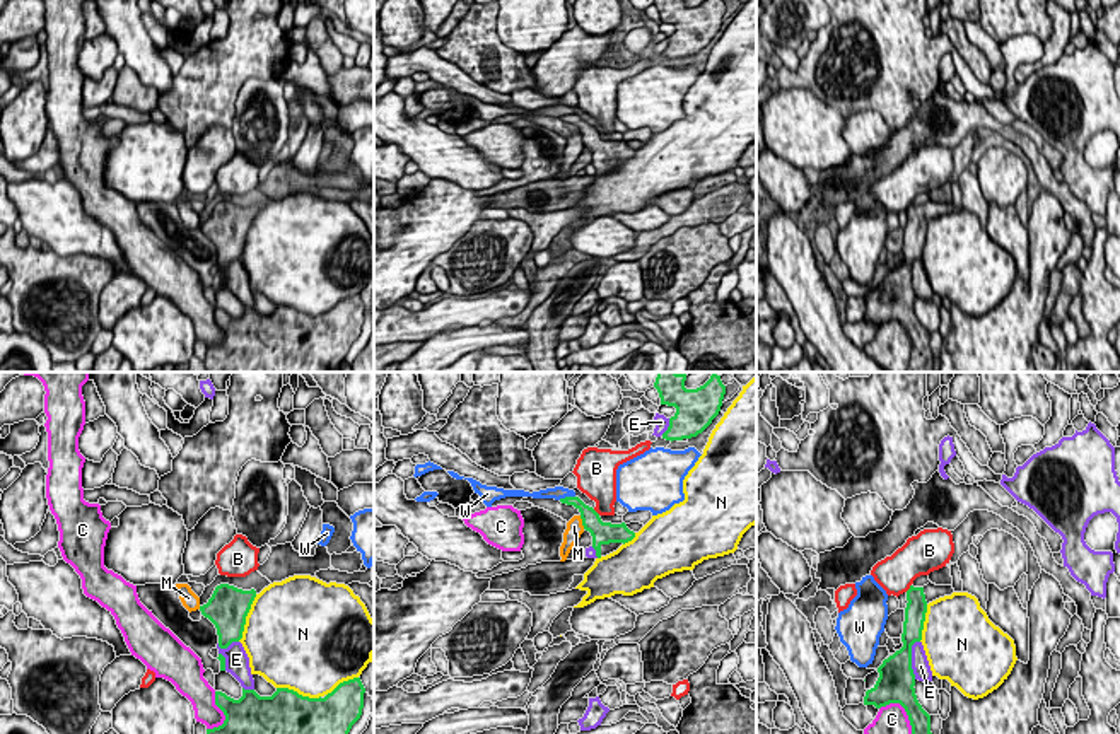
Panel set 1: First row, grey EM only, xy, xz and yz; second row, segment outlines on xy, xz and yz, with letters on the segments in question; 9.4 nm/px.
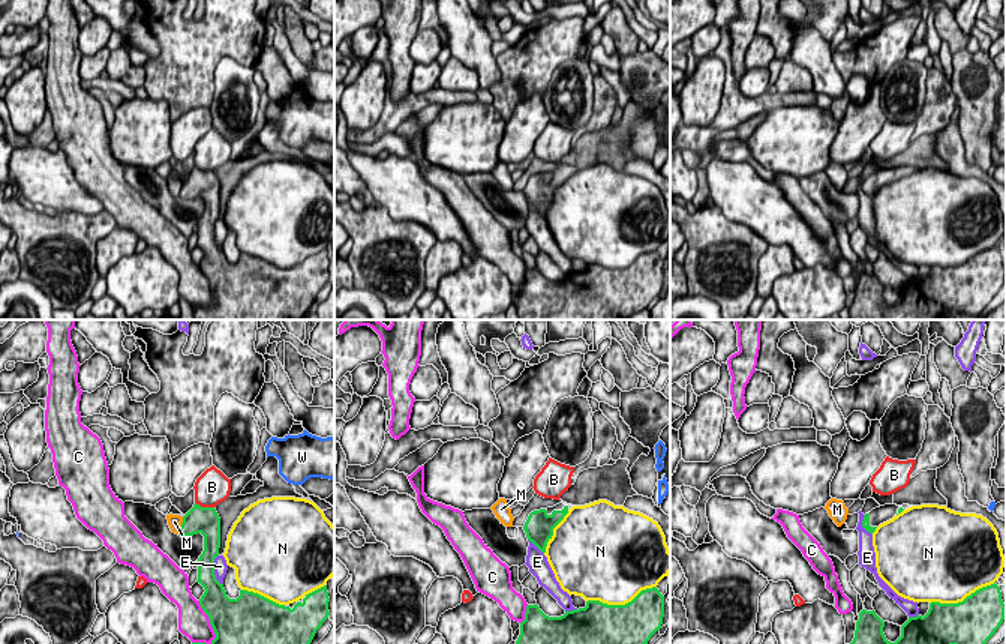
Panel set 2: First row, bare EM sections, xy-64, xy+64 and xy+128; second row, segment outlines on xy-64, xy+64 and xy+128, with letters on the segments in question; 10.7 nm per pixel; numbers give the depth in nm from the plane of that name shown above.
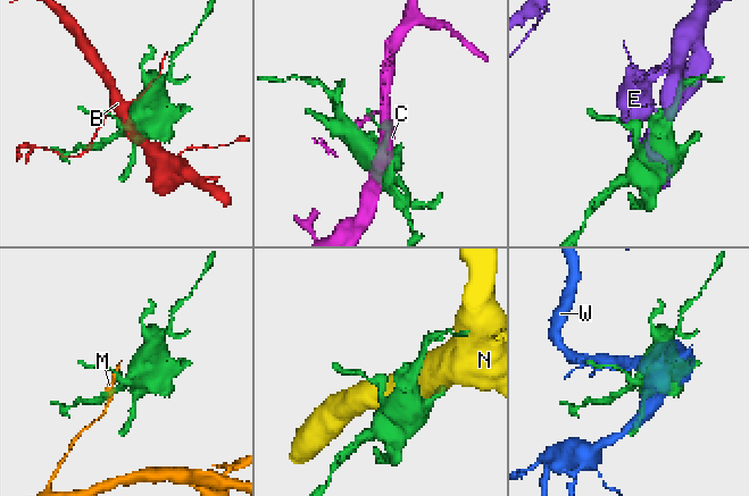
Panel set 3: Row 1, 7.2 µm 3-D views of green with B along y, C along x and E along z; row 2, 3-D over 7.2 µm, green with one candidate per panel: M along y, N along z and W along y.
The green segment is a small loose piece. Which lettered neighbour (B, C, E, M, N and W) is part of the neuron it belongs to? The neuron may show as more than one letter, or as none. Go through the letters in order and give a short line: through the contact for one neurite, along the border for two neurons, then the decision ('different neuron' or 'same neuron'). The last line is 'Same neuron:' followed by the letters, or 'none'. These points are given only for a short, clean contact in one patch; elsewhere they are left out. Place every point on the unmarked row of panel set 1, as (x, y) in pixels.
B: different neuron
C: different neuron
E: different neuron
M: line xz (579, 133), (584, 145); different neuron
N: different neuron
W: different neuron
Same neuron: none

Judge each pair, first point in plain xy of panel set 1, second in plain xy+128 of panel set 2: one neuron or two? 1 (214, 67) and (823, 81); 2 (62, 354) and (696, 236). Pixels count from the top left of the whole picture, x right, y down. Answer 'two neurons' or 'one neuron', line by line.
1: two neurons
2: one neuron

